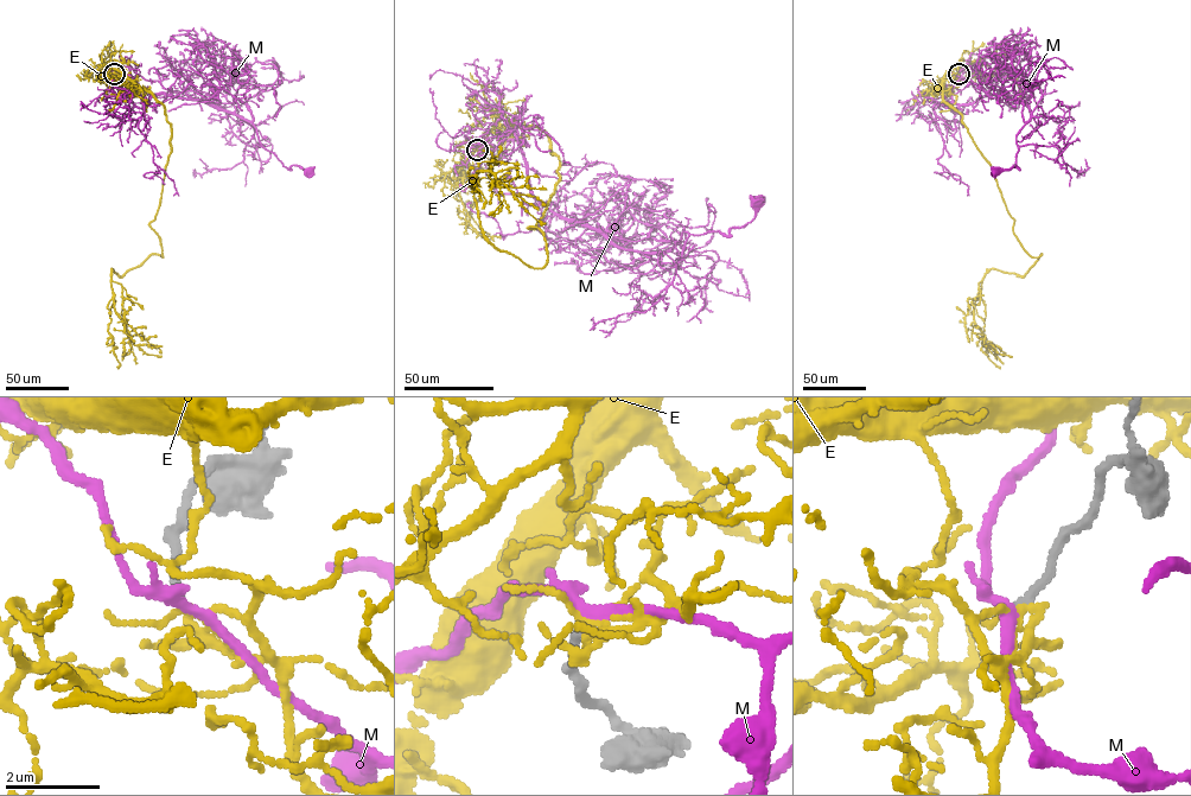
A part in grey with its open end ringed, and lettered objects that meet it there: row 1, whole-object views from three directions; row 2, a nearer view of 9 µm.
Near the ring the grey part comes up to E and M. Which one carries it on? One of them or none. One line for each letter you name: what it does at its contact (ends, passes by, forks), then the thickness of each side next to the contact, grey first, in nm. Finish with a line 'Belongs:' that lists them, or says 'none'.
Belongs: none

